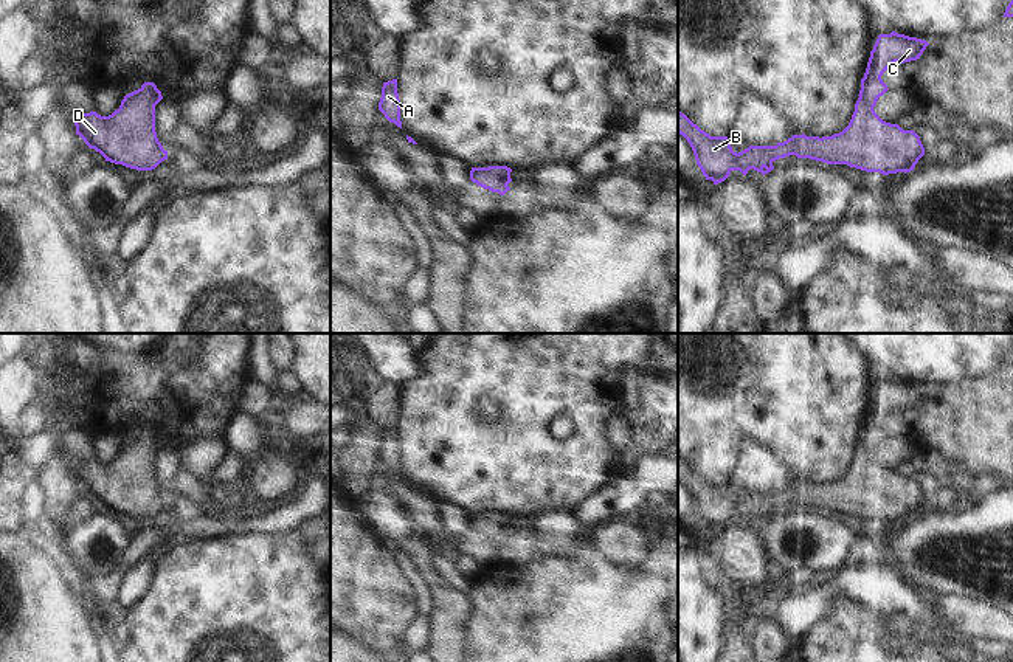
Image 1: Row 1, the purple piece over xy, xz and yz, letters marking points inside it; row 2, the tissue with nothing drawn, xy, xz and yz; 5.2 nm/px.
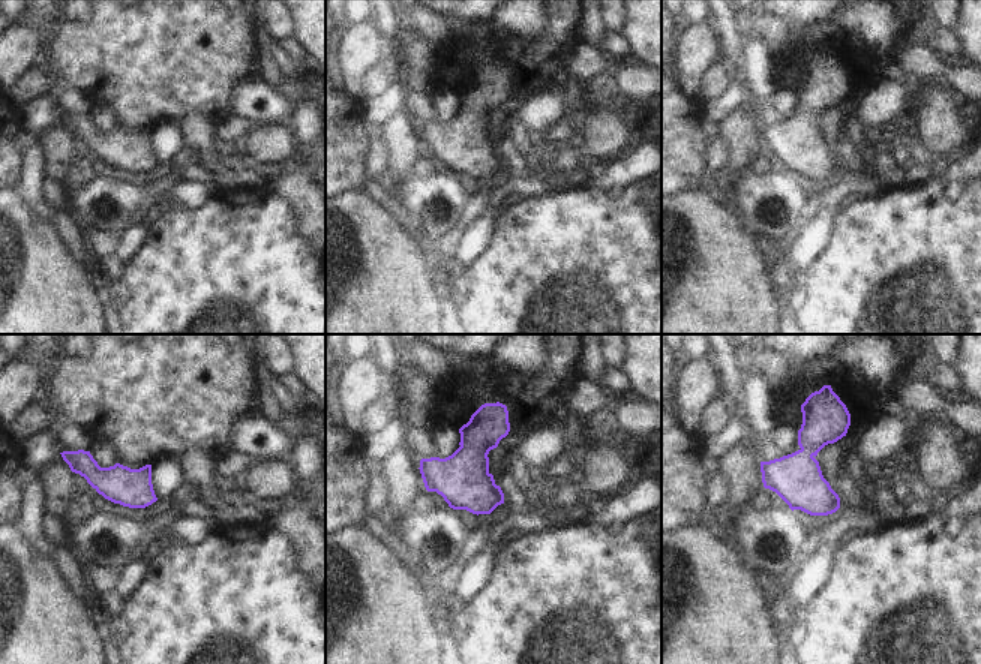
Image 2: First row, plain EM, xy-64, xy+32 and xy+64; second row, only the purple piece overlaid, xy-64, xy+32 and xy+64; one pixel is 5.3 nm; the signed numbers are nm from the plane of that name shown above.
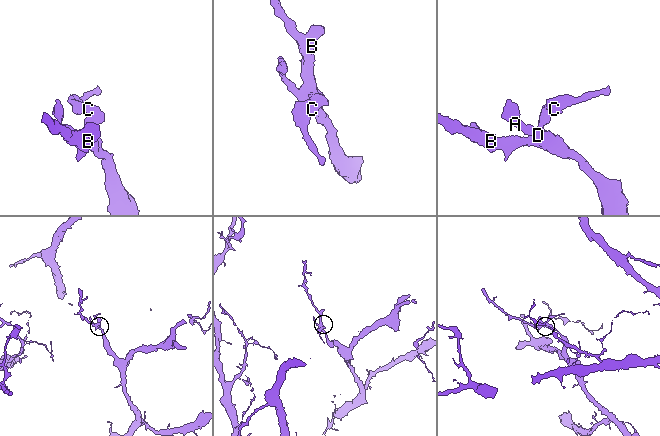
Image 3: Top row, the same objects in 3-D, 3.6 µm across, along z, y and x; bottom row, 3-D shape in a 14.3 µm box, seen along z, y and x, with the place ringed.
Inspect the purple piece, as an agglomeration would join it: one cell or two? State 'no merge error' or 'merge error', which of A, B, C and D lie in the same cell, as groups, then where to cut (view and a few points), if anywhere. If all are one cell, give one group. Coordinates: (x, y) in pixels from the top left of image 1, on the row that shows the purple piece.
no merge error; groups A B C D; cut none

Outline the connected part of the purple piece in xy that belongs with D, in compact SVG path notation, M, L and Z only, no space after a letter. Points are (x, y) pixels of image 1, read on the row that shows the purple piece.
M144 82L109 116L73 113L76 135L105 161L137 171L152 171L168 160L155 132L155 105L163 99L154 82Z

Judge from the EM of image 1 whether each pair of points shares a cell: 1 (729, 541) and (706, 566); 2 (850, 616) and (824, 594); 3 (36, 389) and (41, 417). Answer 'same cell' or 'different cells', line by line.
1: different cells
2: different cells
3: different cells

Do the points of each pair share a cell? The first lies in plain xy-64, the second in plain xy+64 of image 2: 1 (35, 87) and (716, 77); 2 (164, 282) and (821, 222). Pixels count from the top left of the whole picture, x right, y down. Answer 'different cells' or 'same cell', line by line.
1: same cell
2: different cells

